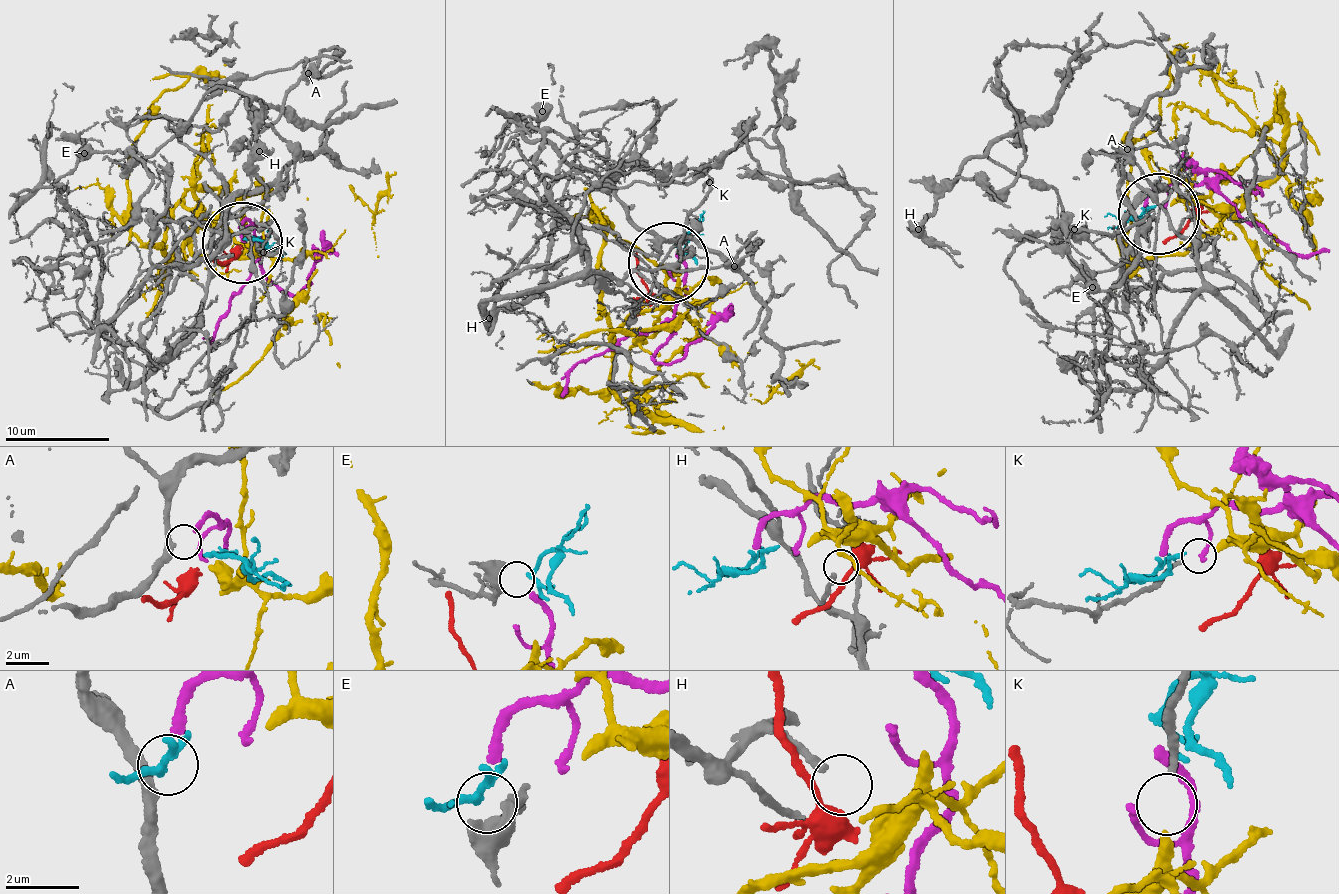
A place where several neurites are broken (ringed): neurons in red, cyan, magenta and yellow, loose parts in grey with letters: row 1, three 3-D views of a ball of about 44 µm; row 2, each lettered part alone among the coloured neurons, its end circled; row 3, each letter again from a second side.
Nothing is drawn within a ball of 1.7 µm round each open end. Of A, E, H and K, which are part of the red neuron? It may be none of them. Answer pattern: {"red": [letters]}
{"red": []}

